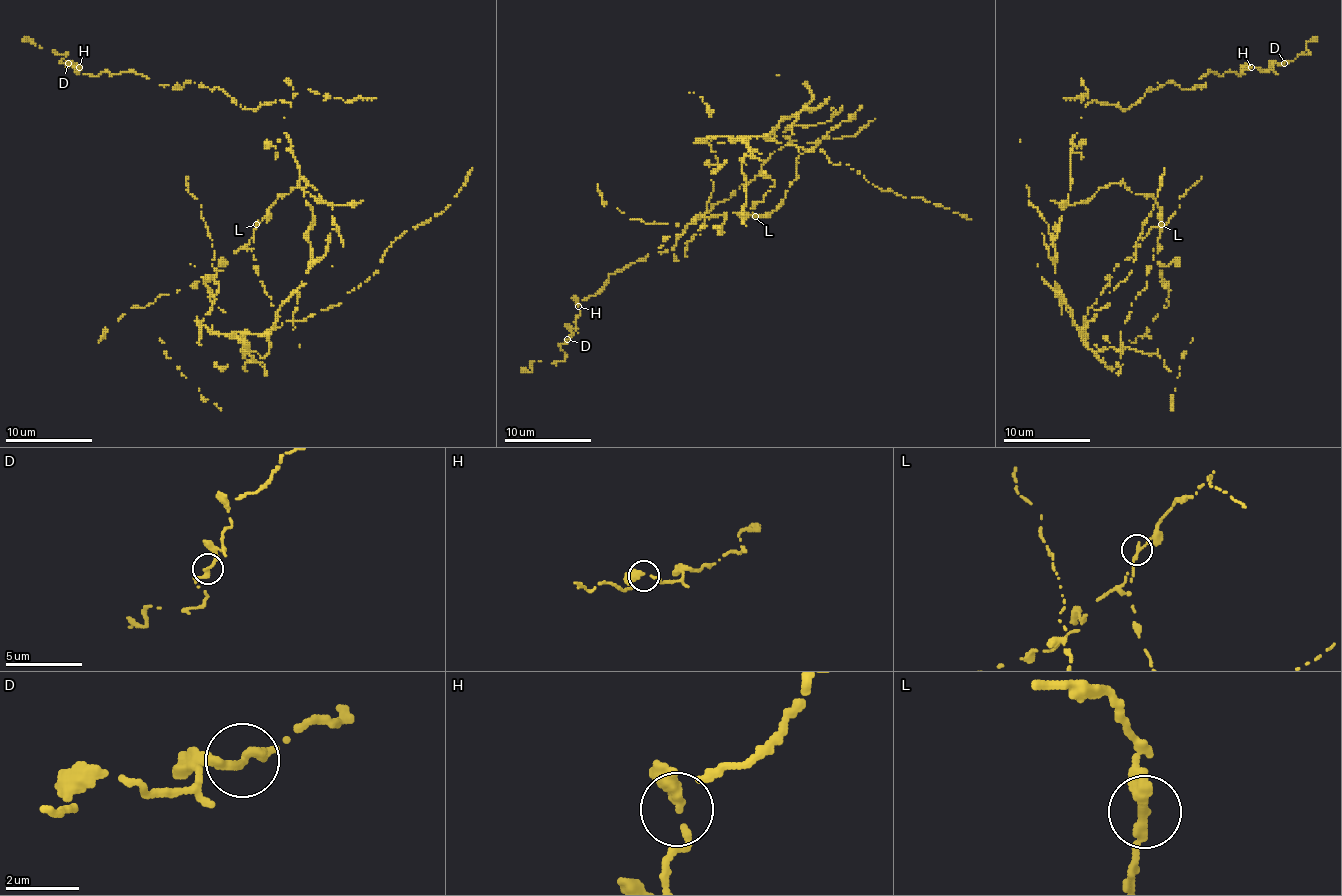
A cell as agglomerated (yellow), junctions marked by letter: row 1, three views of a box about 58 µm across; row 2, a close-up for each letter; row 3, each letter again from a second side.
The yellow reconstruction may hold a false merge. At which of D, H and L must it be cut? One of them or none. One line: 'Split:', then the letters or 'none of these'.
Split: L

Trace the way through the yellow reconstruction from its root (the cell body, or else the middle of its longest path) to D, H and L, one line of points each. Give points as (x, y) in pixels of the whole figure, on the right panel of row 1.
D: (1125, 185), (1066, 205), (1088, 102), (1129, 109), (1149, 87), (1193, 89), (1208, 72), (1284, 63)
H: (1125, 185), (1066, 205), (1088, 102), (1129, 109), (1149, 87), (1193, 89), (1208, 72), (1251, 67)
L: (1125, 185), (1136, 194), (1149, 194), (1155, 201), (1162, 225)

